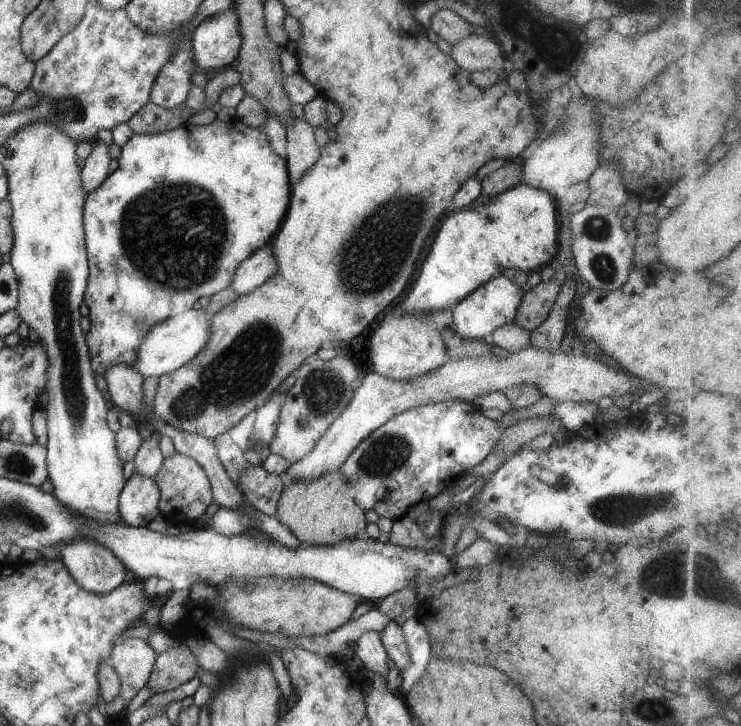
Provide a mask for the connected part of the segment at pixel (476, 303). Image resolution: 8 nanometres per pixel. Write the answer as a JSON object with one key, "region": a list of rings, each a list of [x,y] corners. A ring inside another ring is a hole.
{"region":[[[505,275],[491,278],[454,305],[454,308],[451,309],[453,328],[463,337],[483,339],[499,326],[515,320],[524,295],[525,292],[522,287],[512,282]]]}

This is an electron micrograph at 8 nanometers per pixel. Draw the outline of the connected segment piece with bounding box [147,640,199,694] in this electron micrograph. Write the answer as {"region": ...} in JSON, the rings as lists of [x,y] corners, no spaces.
{"region":[[[182,640],[179,648],[172,647],[156,657],[147,687],[153,694],[174,690],[196,676],[197,666],[198,661]]]}

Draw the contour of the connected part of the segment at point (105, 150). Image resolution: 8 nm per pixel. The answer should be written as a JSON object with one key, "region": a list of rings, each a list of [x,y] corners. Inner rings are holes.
{"region":[[[97,139],[92,152],[85,158],[86,163],[81,169],[81,179],[87,194],[96,190],[110,174],[110,162],[112,162],[110,145]]]}

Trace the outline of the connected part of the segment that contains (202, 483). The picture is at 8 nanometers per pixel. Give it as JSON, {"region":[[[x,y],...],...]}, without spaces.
{"region":[[[174,453],[166,457],[154,480],[161,492],[160,513],[165,517],[178,516],[182,518],[184,525],[193,525],[195,521],[201,519],[214,501],[212,487],[205,470],[193,458],[186,455]]]}

